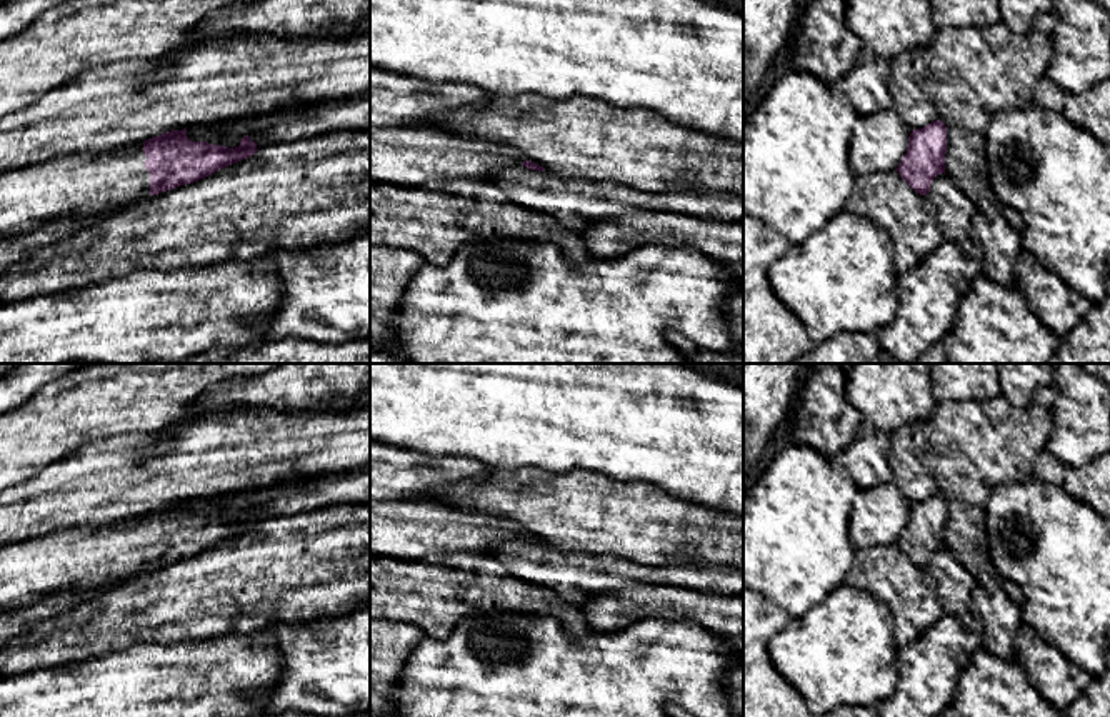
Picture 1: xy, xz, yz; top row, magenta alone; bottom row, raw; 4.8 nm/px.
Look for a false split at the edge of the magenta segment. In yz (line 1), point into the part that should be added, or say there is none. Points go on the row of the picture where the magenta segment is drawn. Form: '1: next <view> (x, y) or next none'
1: next none

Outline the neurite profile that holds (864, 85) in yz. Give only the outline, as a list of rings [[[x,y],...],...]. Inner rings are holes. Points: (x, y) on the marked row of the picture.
[[[862,45],[855,65],[837,83],[837,90],[853,105],[858,117],[872,115],[893,107],[887,80],[888,62],[867,45]]]

